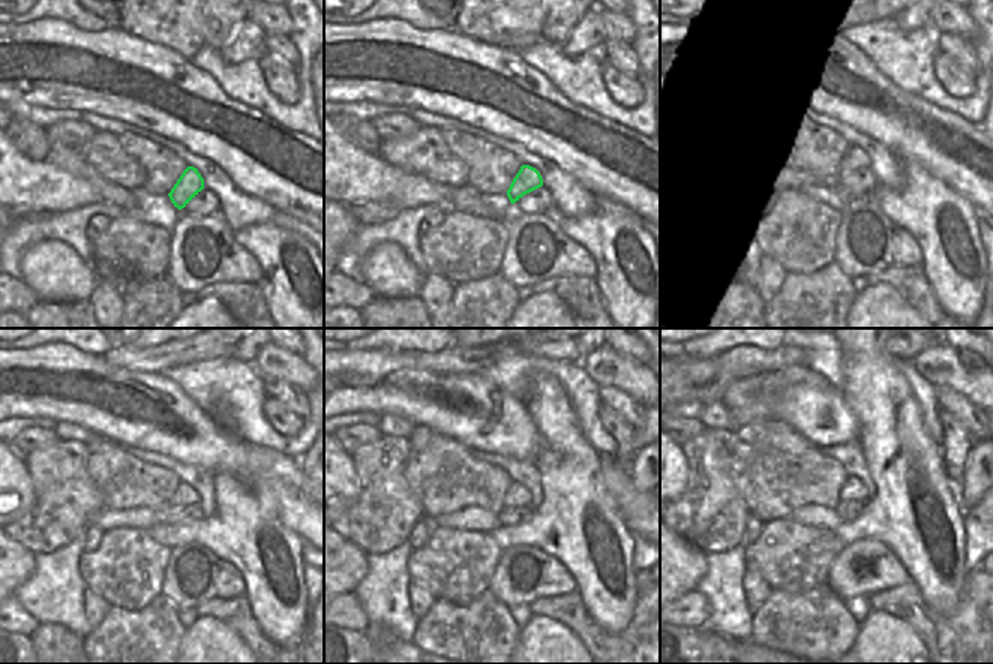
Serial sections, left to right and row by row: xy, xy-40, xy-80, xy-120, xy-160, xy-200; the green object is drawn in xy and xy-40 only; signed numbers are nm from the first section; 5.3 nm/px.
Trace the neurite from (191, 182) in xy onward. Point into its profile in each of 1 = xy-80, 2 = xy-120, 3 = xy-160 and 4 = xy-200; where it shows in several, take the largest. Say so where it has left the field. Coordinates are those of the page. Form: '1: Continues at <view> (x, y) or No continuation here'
1: Continues at xy-80 (855, 159)
2: Continues at xy-120 (183, 495)
3: Continues at xy-160 (516, 495)
4: Continues at xy-200 (852, 489).

